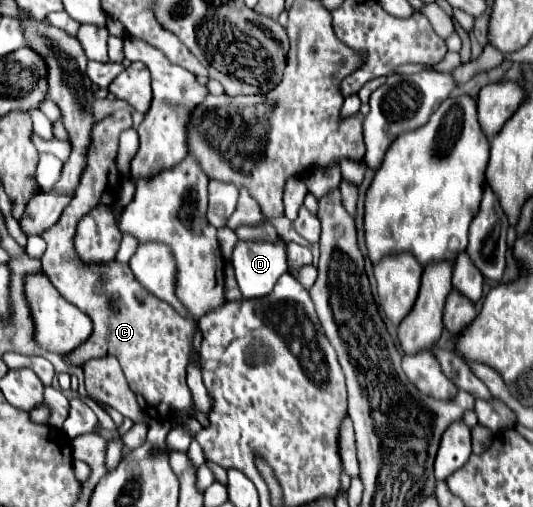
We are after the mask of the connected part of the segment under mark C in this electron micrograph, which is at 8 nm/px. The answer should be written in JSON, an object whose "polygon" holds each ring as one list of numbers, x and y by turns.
{"polygon":[[120,109,94,125,90,161,86,165,86,173,82,173,78,193,64,209,58,223,54,223,50,229,46,229,40,235,48,245,42,257,42,271,66,301,74,303,80,311,86,311,86,315,94,321,92,337,82,347,78,347,76,353,66,355,68,363,82,365,82,361,90,357,114,355,120,361,120,367,126,375,130,389,142,399,144,411,152,413,152,417,168,419,176,411,182,409,192,411,192,395,186,385,186,365,194,335,194,323,190,319,180,317,166,301,146,291,136,281,128,265,118,261,112,261,112,265,84,263,76,255,76,251,70,249,74,247,78,221,90,209,94,209,104,201,106,191,112,195,112,201,116,199,116,191,120,190,121,184,120,173,116,167,118,137,124,129,130,127,132,127,132,117,130,111,126,109]]}

